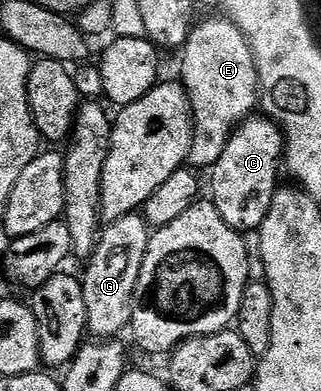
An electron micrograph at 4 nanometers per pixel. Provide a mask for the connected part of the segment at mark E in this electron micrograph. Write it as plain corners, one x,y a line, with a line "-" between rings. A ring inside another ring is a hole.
230,18
207,19
204,23
196,22
187,35
185,45
178,52
179,75
183,91
187,94
187,104
191,106
191,148
187,154
187,163
192,168
210,169
221,161
225,145
236,127
256,110
259,98
259,74
255,68
255,58
247,39

